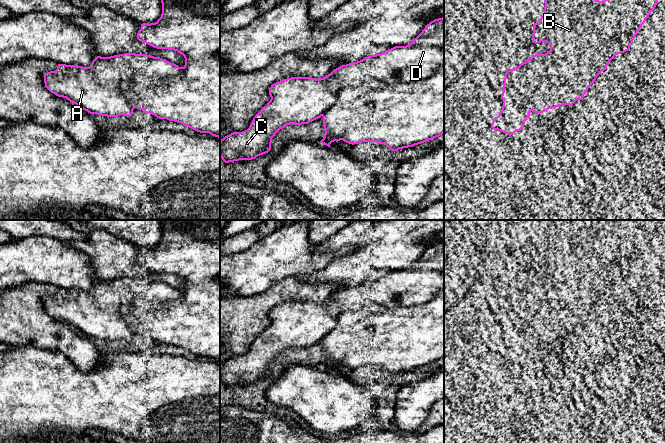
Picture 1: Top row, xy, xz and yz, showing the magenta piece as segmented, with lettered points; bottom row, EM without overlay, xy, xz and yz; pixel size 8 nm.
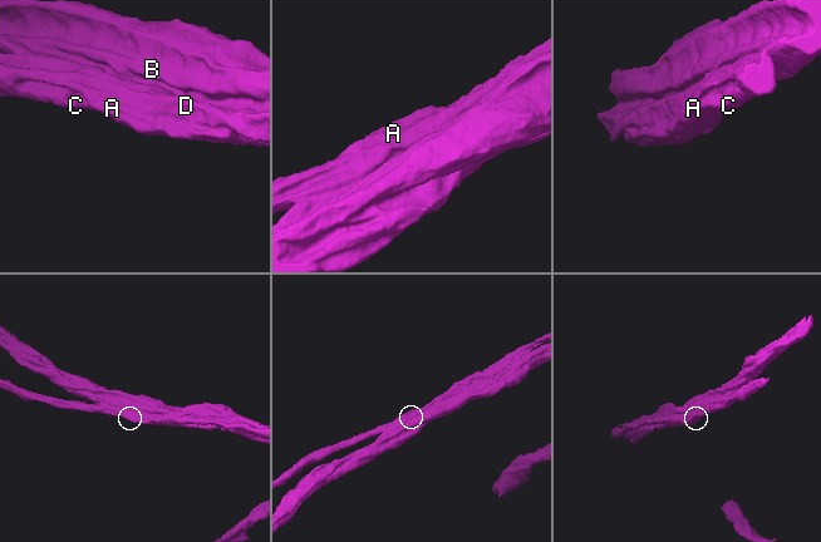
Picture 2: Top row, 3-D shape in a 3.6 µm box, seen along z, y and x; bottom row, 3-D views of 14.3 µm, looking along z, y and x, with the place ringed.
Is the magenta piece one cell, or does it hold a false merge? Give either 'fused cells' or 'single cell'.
fused cells

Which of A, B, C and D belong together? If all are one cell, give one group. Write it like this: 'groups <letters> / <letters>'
groups A C D / B

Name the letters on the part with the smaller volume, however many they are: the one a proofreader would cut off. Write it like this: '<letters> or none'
A, C, D

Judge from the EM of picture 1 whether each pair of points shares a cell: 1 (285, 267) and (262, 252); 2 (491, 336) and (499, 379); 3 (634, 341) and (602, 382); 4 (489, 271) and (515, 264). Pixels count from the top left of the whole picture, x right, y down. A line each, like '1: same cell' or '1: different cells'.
1: same cell
2: same cell
3: same cell
4: same cell

